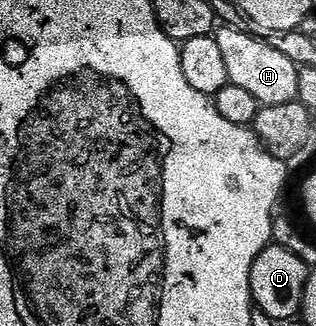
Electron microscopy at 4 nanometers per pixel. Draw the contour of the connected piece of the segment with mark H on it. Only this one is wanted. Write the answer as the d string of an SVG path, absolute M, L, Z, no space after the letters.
M223 26L215 31L214 36L218 40L218 48L226 63L229 83L250 92L250 96L254 96L254 100L258 100L261 107L297 101L300 67L289 57L272 48L263 37L255 38L244 30Z

